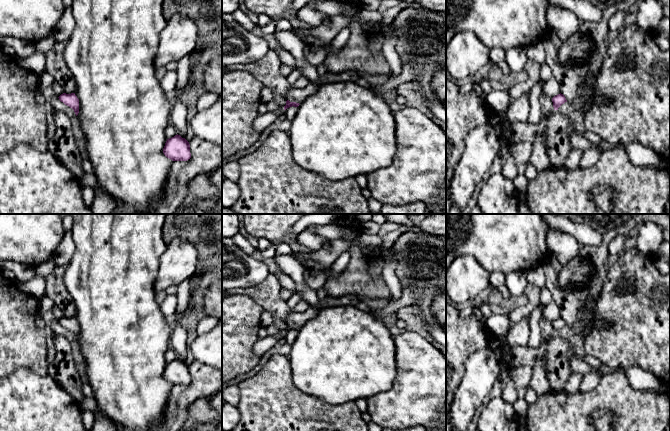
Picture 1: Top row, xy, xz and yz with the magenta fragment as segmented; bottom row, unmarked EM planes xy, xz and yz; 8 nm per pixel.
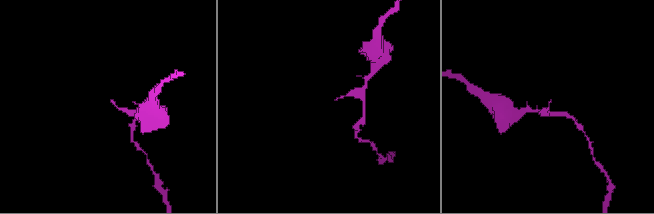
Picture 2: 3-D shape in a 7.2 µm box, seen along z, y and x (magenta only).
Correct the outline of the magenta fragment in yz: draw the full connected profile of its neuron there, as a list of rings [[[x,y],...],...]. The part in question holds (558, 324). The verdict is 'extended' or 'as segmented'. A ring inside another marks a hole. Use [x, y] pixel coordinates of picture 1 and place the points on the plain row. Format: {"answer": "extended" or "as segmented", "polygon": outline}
{"answer": "as segmented", "polygon": [[[558,318],[552,322],[554,334],[558,334],[558,332],[567,326],[565,320],[563,318]]]}

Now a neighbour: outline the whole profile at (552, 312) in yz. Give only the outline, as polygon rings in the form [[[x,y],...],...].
[[[551,300],[547,304],[545,315],[546,315],[547,319],[551,322],[560,318],[560,309],[558,308],[558,306],[554,300]]]

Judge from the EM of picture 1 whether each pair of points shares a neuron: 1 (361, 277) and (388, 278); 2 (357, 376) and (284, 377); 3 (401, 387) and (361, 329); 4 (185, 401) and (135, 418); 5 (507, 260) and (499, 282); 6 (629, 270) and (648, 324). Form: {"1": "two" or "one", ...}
{"1": "two", "2": "two", "3": "two", "4": "two", "5": "two", "6": "one"}

